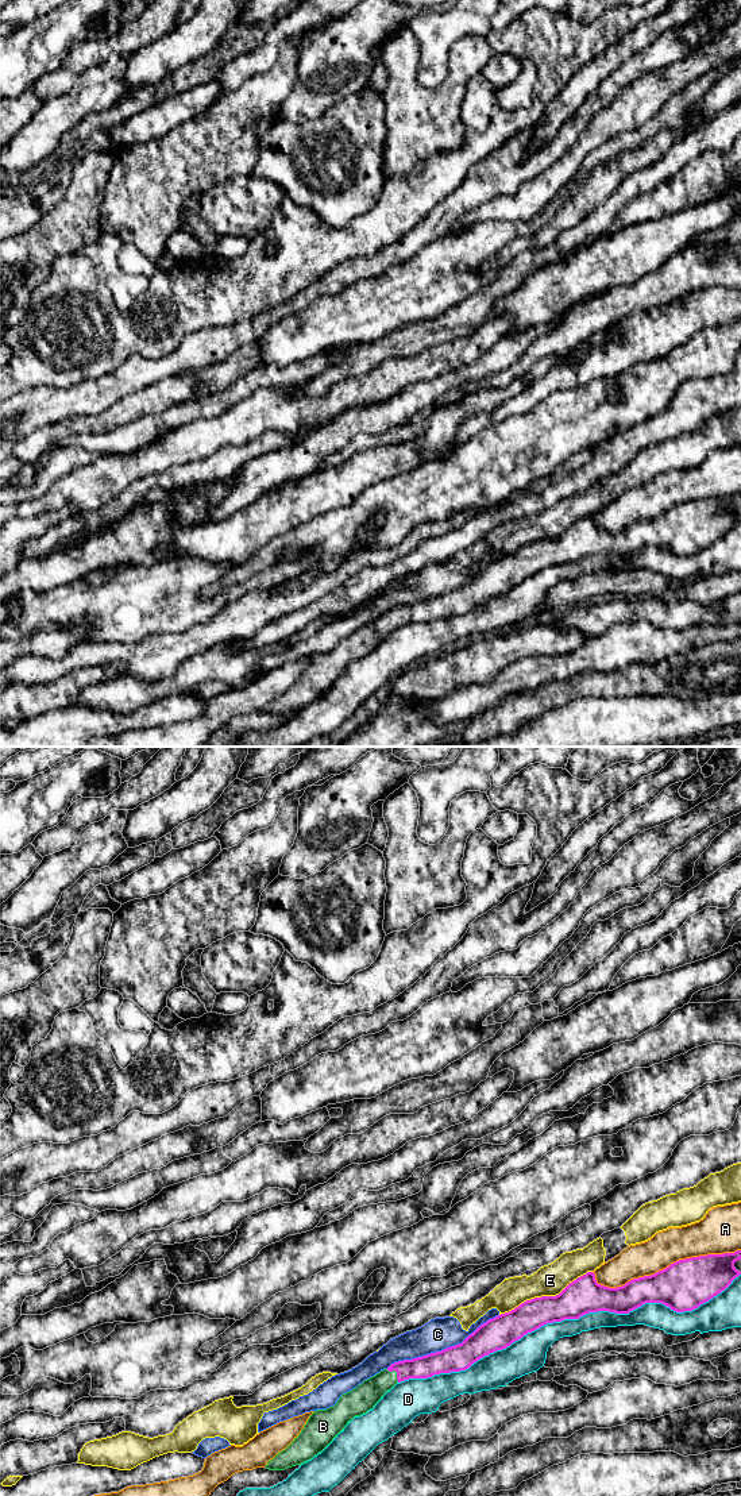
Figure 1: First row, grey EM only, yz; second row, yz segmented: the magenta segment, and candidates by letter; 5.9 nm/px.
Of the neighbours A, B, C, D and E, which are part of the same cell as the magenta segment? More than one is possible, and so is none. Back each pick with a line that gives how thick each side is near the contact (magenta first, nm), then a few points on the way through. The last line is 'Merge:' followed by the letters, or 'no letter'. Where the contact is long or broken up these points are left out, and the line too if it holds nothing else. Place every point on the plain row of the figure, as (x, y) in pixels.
B: Thickness 130 nm (magenta) against 160 nm
Merge: B

